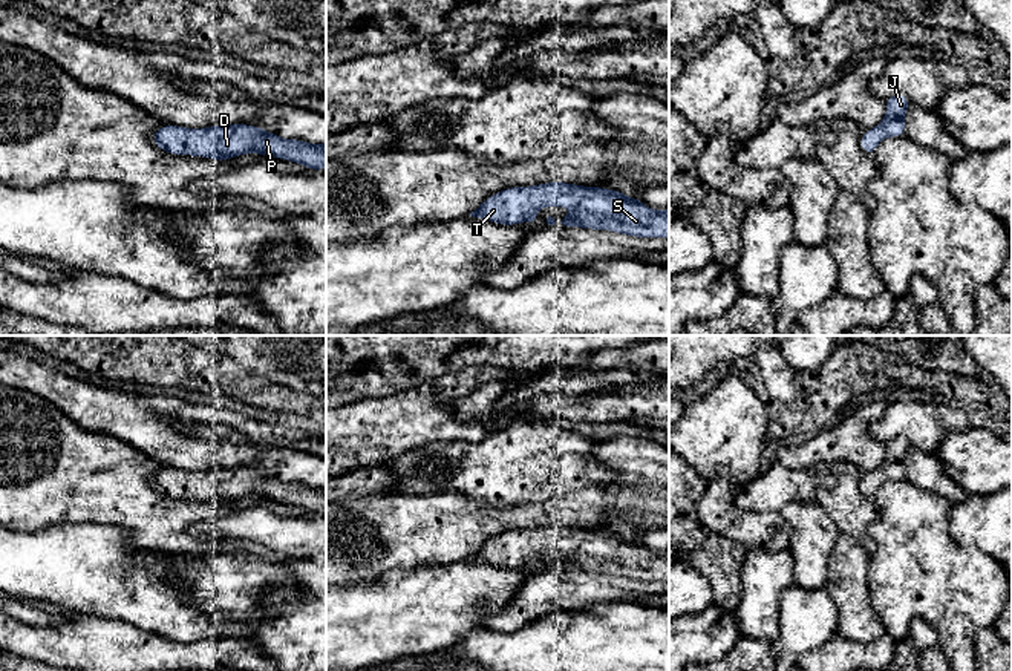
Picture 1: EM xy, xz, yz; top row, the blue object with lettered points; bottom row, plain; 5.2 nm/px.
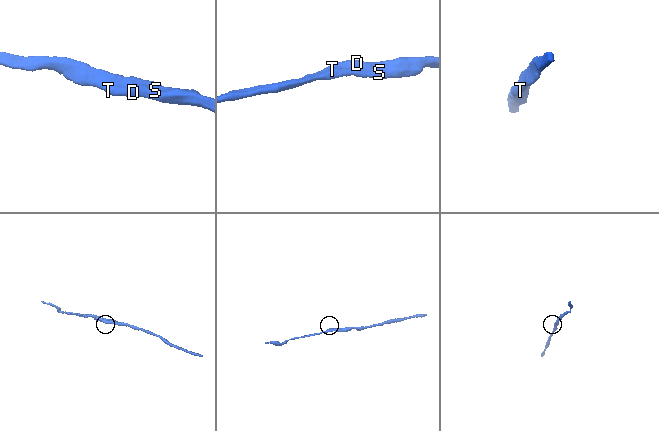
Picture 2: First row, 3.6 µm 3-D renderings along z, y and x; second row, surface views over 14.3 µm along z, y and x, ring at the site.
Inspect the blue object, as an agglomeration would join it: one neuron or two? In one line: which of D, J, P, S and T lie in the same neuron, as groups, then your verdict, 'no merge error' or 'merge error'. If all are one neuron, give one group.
groups D J P S T; no merge error

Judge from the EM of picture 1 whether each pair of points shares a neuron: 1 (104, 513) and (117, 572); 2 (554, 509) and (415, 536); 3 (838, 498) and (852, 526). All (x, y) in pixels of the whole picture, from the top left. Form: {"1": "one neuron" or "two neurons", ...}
{"1": "two neurons", "2": "one neuron", "3": "one neuron"}

